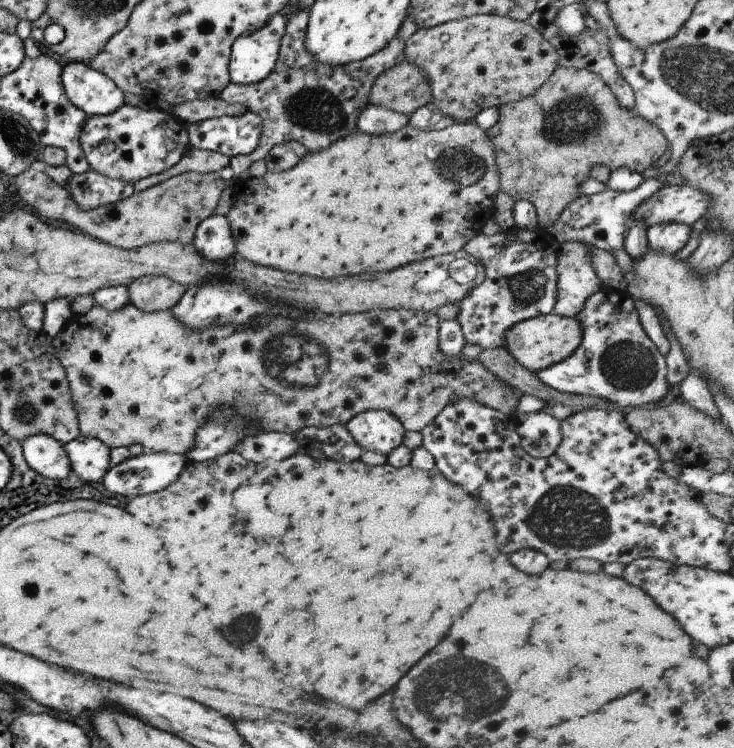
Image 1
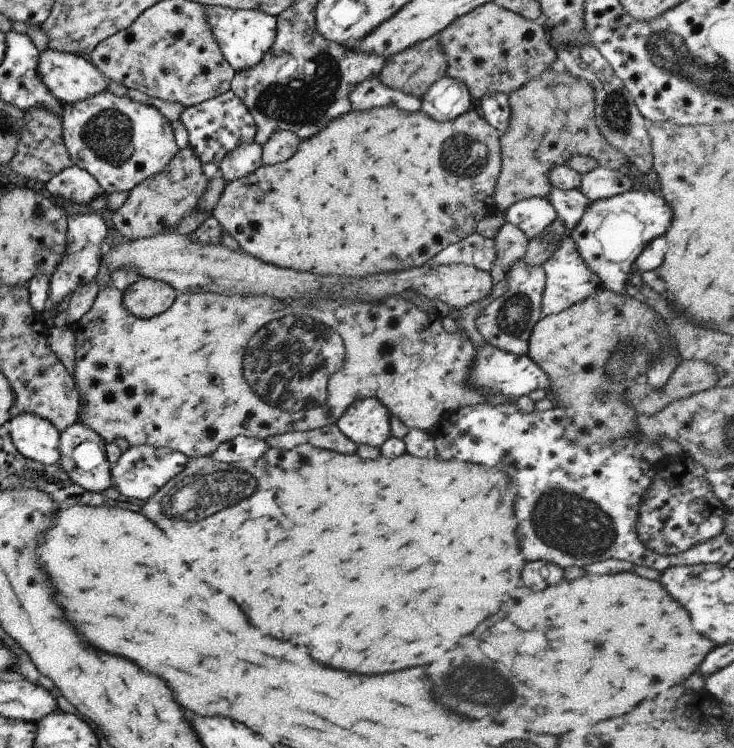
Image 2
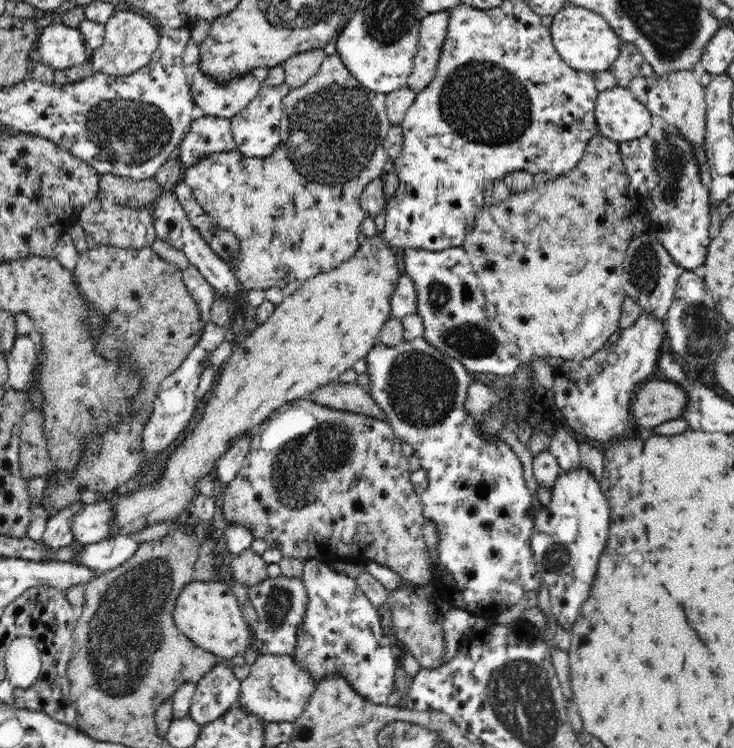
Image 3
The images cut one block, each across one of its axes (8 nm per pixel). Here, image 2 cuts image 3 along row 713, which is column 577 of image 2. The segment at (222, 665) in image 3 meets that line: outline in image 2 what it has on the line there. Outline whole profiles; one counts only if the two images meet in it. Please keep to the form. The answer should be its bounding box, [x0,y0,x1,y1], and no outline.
[546,187,590,232]

